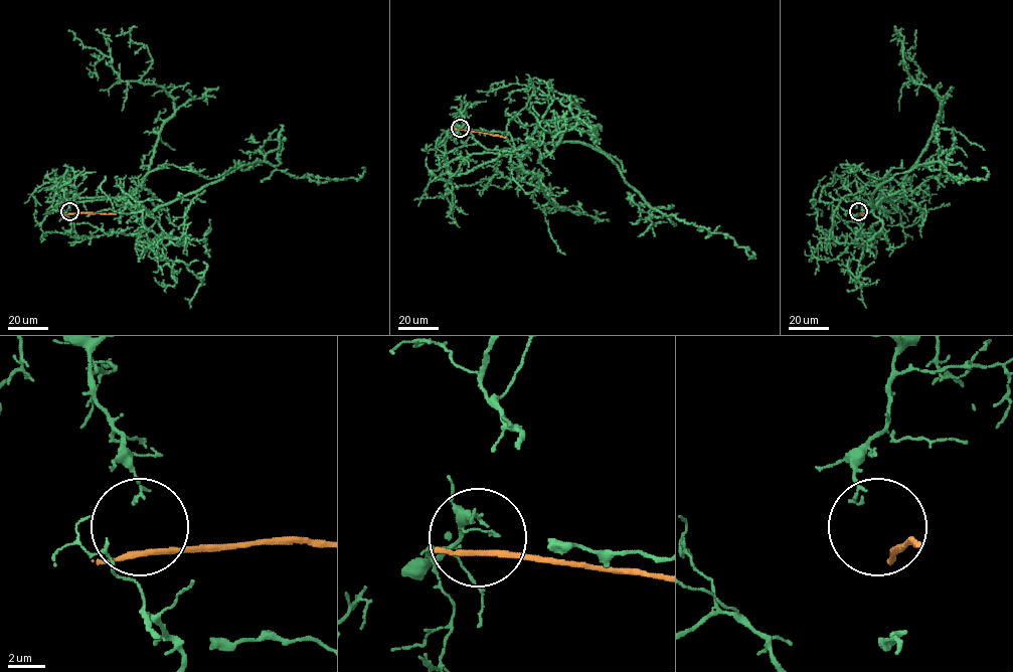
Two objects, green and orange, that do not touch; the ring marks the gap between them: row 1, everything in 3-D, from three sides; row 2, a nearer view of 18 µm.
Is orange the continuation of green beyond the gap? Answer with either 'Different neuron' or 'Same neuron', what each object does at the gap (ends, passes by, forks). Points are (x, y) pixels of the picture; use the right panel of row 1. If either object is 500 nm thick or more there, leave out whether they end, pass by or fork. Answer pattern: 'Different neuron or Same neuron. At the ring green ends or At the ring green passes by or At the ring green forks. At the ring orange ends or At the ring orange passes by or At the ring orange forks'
Same neuron. At the ring green ends. At the ring orange passes by

